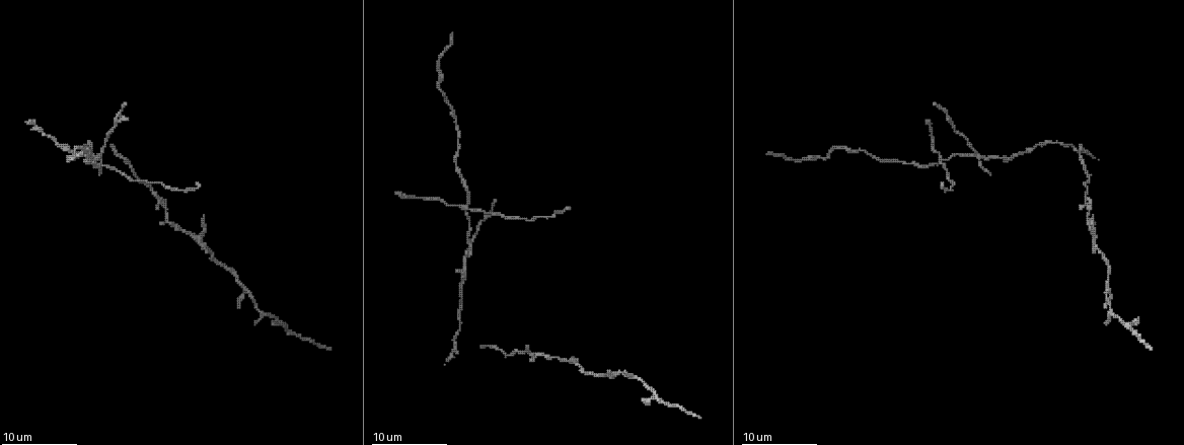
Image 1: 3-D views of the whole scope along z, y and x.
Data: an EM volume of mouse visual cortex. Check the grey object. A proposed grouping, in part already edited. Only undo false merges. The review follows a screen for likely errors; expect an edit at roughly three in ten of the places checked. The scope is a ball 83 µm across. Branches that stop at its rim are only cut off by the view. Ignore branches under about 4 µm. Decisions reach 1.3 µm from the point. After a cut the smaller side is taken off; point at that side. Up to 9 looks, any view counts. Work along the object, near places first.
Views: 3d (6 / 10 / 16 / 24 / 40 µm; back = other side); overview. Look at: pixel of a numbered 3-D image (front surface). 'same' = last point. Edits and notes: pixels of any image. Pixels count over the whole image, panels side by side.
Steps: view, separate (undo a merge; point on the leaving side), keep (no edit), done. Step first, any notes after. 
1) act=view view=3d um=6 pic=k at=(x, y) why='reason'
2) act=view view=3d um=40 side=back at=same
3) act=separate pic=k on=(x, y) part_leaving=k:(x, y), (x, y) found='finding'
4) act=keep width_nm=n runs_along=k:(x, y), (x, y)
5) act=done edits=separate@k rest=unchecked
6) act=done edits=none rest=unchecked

act=view view=3d um=6 pic=1 at=(1093, 245) why='thick turns thin'

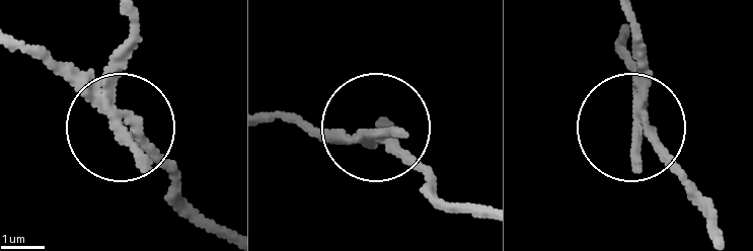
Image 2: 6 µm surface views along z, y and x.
act=view view=3d um=6 side=back pic=2 at=(644, 133)

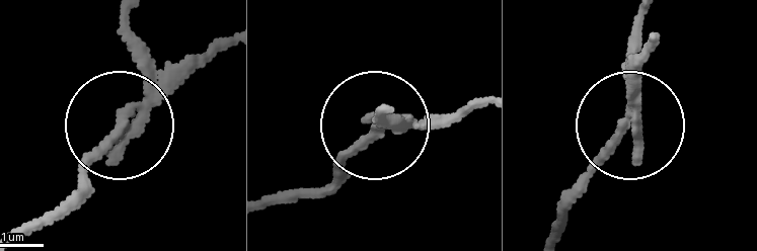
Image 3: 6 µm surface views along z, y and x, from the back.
act=separate pic=3 on=(366, 115) width_nm=280 part_leaving=3:(631, 92), (642, 19) found='a second cell is stuck on'

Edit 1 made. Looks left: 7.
act=view view=overview

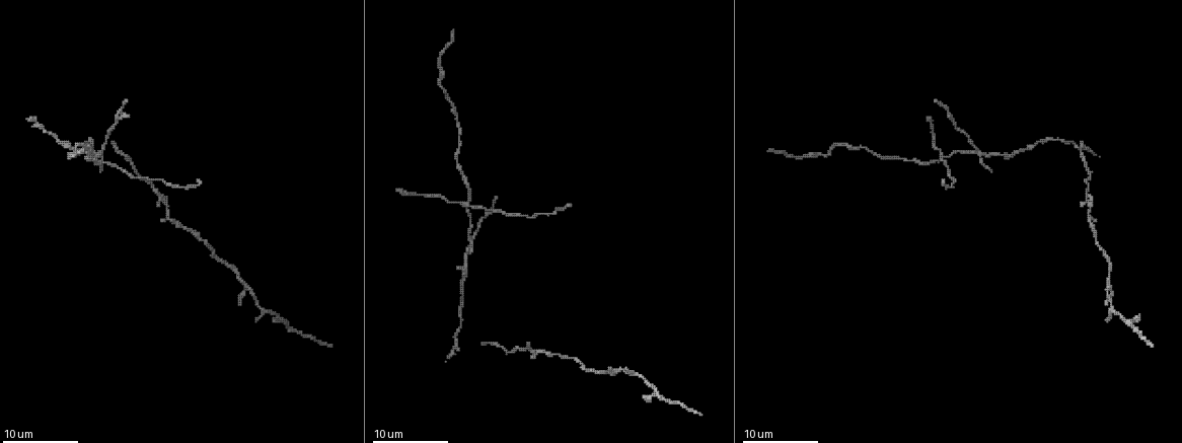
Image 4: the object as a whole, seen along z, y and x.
act=view view=3d um=6 pic=4 at=(537, 350) why='thick turns thin'

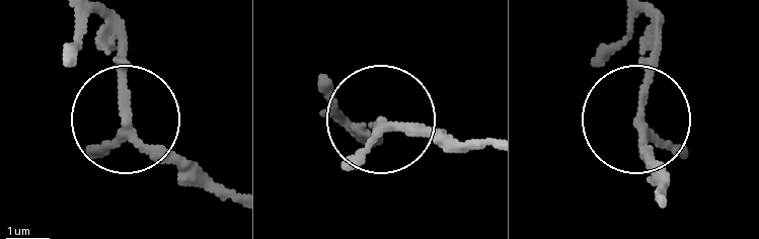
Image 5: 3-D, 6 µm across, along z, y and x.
act=view view=3d um=6 side=back pic=5 at=(642, 131)

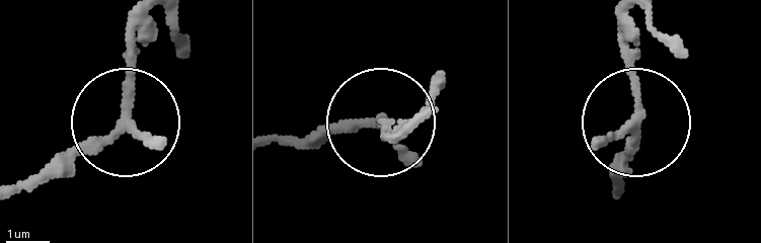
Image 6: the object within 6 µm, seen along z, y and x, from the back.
act=keep width_nm=190 found='one cell here'

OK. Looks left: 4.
act=view view=3d um=10 pic=4 at=(464, 278) why='calibre changes'

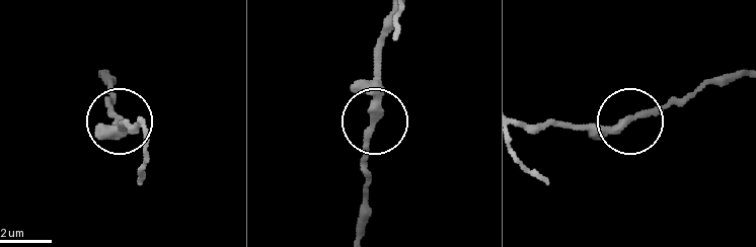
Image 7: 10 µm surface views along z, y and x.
act=keep runs_along=7:(362, 227), (375, 115), (375, 46) found='all the same cell'

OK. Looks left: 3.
act=view view=3d um=10 pic=4 at=(941, 157) why='looks like a crossing'

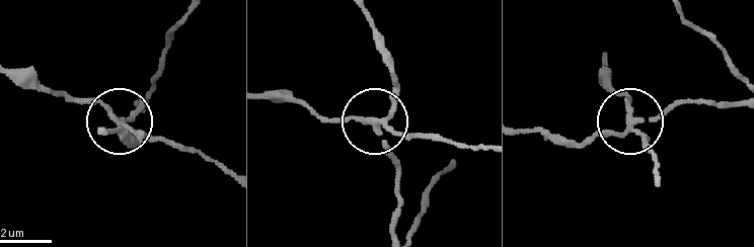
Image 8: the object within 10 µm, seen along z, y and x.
act=view view=3d um=10 side=back pic=8 at=(376, 122)

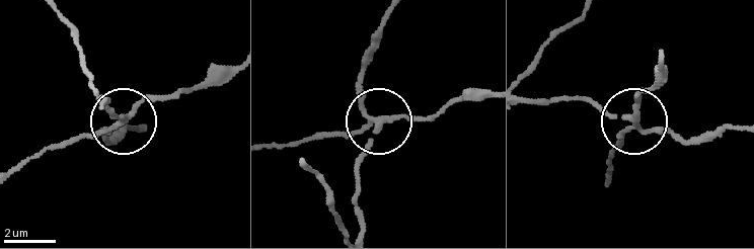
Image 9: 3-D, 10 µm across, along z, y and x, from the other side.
act=separate pic=9 on=(90, 138) part_leaving=9:(120, 125), (50, 145), (17, 164) found='two cells meet here'

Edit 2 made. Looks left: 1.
act=view view=3d um=10 pic=4 at=(976, 150) why='four-way junction'

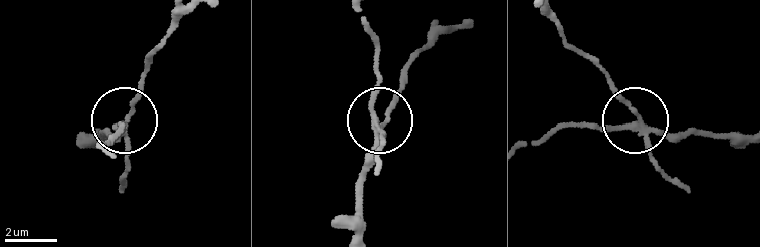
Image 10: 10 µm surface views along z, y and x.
act=separate pic=10 on=(139, 98) side_arm_um=10 arms=4 found='a second cell is stuck on'

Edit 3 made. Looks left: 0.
act=done edits=separate@3,separate@9,separate@10 rest=unchecked

